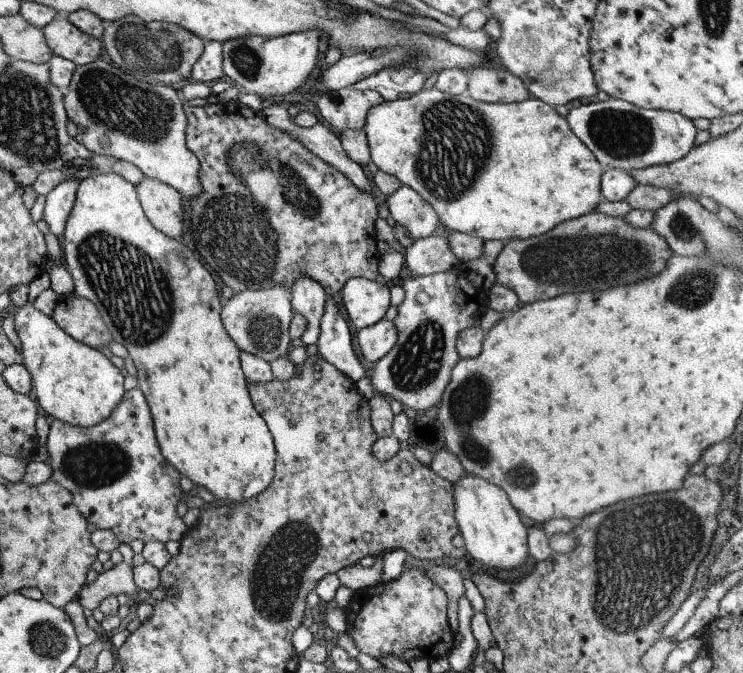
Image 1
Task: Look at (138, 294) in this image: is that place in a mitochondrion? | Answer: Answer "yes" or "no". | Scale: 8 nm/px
yes

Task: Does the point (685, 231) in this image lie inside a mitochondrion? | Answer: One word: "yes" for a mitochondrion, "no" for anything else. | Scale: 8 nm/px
yes

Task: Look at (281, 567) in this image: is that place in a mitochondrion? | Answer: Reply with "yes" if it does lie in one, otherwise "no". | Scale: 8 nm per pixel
yes

